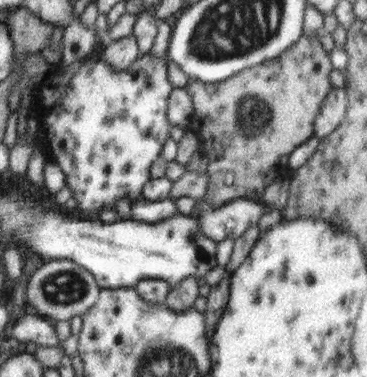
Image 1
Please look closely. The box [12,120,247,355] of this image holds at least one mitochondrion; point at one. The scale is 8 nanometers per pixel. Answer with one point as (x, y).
(65, 289)

